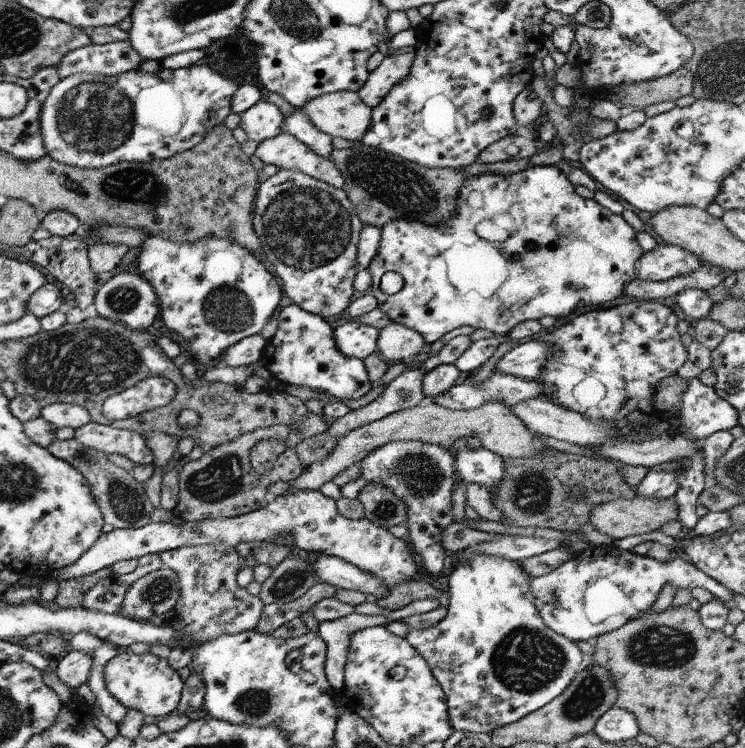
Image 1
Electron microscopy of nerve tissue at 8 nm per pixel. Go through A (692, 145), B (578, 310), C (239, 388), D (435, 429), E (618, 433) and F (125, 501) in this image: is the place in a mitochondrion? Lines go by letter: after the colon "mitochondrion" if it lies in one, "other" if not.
A: other
B: other
C: other
D: mitochondrion
E: other
F: mitochondrion

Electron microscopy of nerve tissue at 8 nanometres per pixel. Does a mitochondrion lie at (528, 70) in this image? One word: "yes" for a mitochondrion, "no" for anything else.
no

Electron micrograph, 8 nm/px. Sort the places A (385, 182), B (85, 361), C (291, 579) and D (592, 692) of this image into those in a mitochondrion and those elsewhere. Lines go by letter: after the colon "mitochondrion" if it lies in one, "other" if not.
A: mitochondrion
B: mitochondrion
C: mitochondrion
D: mitochondrion

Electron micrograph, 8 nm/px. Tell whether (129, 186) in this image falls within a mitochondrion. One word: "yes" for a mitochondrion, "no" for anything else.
yes

